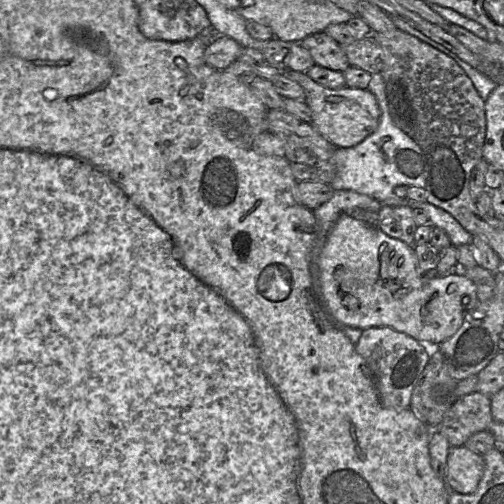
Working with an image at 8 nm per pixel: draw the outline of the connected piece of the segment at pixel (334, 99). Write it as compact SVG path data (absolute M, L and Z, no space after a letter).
M285 70L287 77L305 90L305 102L312 111L312 125L337 148L354 147L378 127L381 110L376 97L367 89L329 89L313 81L305 72Z

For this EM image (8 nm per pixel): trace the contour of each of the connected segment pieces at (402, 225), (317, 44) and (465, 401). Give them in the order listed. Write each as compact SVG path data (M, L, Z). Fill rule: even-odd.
M382 205L378 211L378 225L385 234L405 242L410 247L416 245L414 234L417 225L413 209L408 205Z
M325 32L306 37L301 45L309 51L315 64L322 67L344 72L350 66L342 46Z
M474 392L458 398L444 415L439 427L433 430L438 430L448 440L451 447L464 446L472 435L487 430L494 421L490 398L480 392Z

